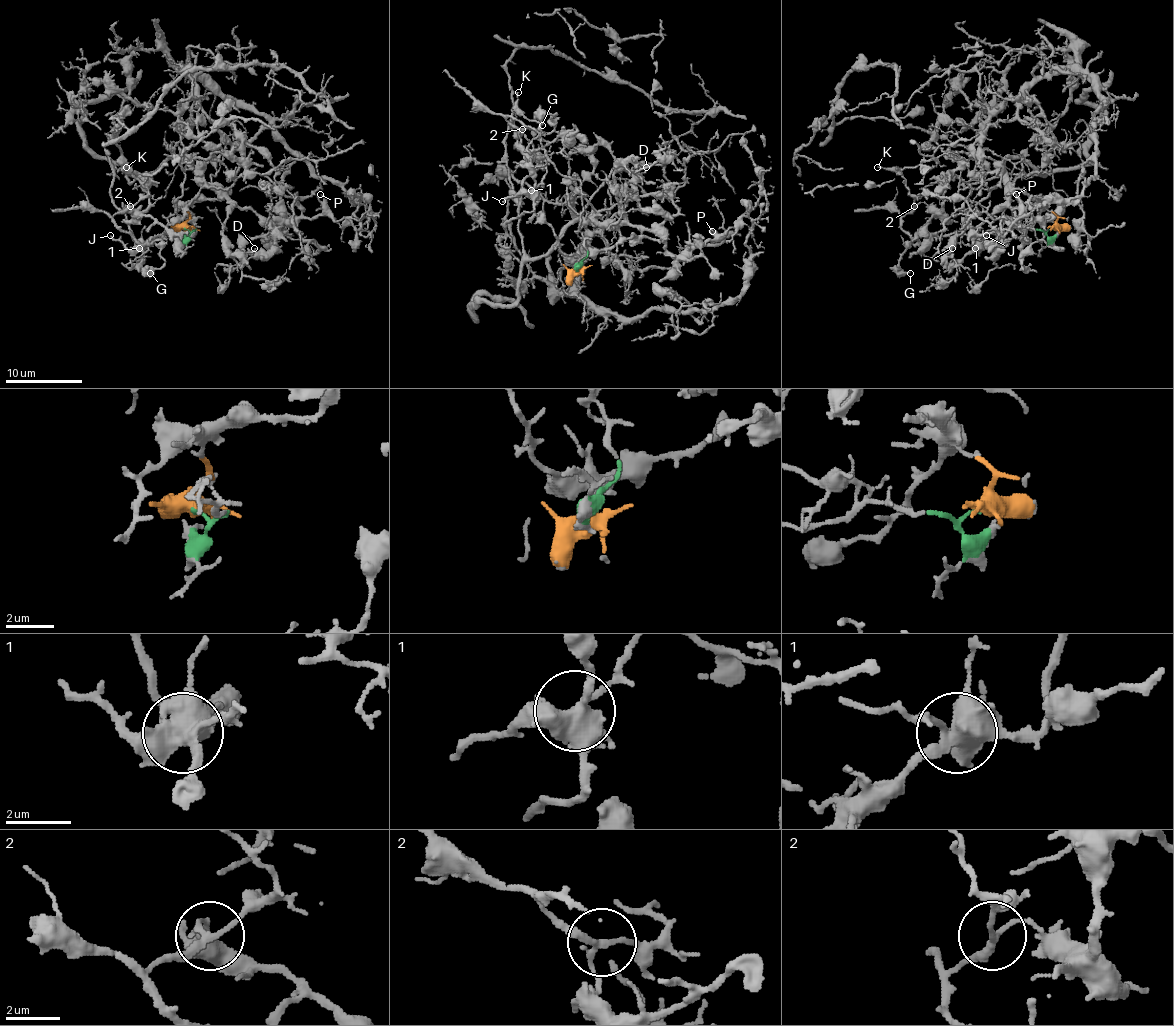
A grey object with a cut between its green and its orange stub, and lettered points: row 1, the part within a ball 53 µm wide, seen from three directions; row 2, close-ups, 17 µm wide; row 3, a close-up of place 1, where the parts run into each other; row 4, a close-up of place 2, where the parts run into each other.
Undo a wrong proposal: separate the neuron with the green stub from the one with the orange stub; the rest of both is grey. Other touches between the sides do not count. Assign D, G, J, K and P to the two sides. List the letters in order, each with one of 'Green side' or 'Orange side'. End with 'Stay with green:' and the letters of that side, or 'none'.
D: Orange side
G: Green side
J: Green side
K: Green side
P: Orange side
Stay with green: G, J, K

